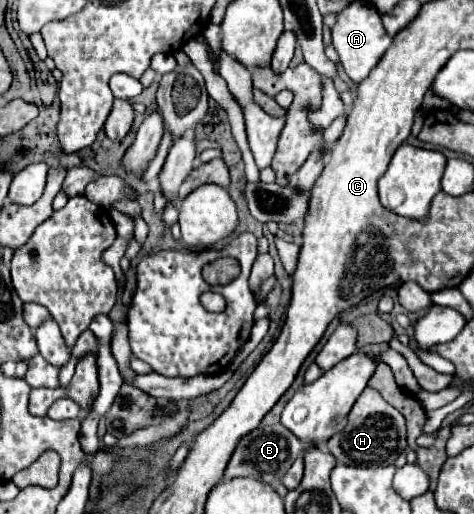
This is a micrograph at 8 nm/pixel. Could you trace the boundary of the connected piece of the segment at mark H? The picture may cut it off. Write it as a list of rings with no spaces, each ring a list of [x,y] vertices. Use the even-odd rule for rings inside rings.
[[[366,387],[348,415],[348,425],[340,433],[330,437],[326,441],[326,447],[342,465],[370,467],[378,465],[378,459],[398,459],[408,447],[406,421],[402,413],[386,403],[376,389]]]

